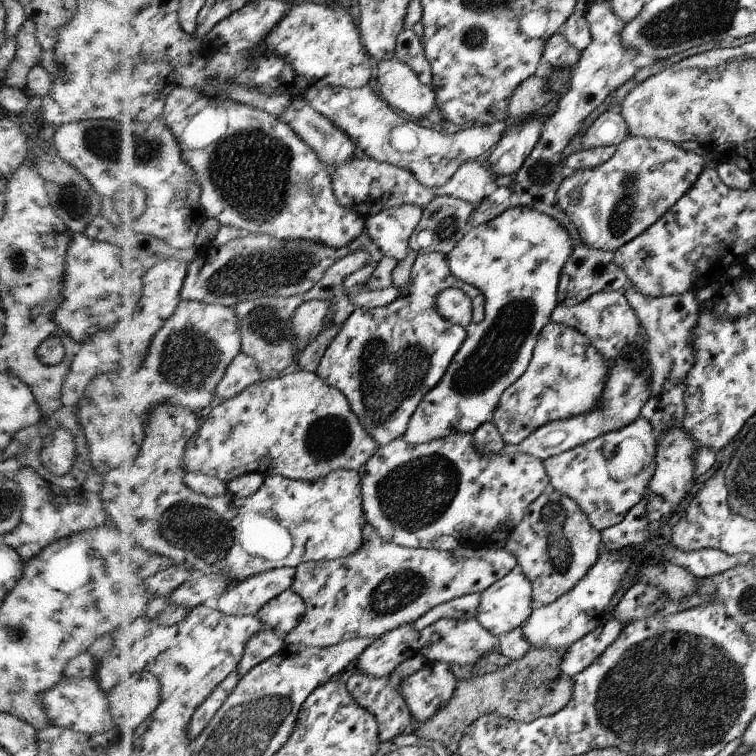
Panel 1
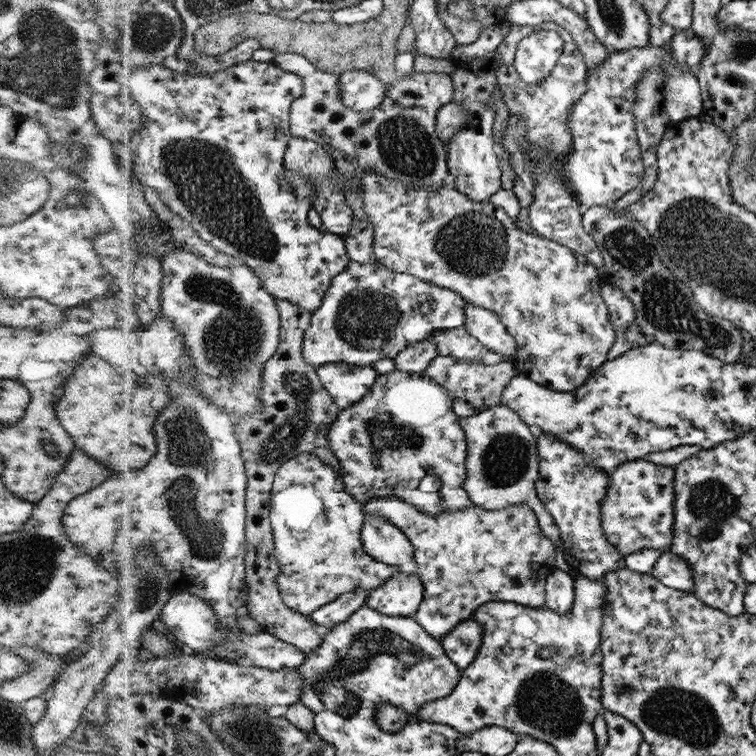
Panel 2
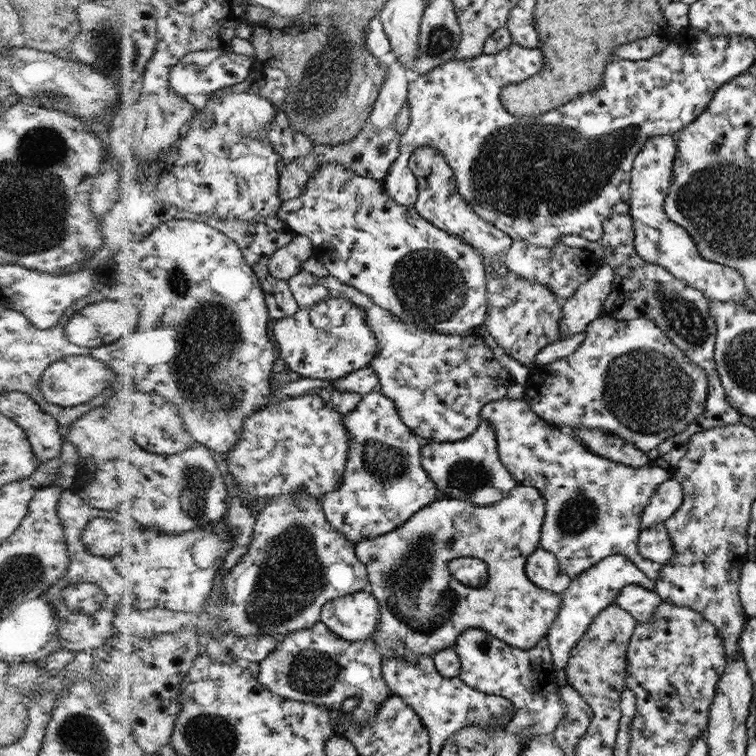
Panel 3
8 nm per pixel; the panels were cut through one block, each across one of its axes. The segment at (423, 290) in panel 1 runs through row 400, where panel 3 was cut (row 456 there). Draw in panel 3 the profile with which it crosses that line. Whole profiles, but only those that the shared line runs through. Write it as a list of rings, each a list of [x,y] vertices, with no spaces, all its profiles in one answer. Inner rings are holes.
[[[374,389],[364,395],[357,409],[344,415],[344,425],[352,434],[344,480],[335,492],[326,494],[321,503],[332,527],[356,545],[366,537],[384,535],[401,526],[411,515],[435,502],[439,496],[434,481],[421,465],[421,440],[403,423],[391,397]]]

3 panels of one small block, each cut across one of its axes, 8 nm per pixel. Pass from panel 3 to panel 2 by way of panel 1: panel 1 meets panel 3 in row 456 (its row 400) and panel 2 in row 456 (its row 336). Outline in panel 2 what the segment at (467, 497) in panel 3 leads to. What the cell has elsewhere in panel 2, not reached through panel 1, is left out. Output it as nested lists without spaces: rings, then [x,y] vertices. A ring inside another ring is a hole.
[[[502,405],[460,419],[461,428],[465,428],[464,436],[467,440],[464,481],[469,500],[479,508],[488,510],[501,510],[513,504],[528,505],[535,512],[544,535],[556,545],[555,569],[569,572],[571,566],[565,560],[558,525],[544,507],[535,489],[539,479],[539,456],[535,431],[530,429],[511,409]]]

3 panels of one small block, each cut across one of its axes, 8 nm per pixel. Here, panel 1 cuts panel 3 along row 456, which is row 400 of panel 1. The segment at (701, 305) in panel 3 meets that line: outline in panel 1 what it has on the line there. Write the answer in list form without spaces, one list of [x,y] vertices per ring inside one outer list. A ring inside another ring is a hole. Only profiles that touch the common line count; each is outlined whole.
[[[627,282],[623,293],[640,321],[642,335],[649,342],[645,360],[651,367],[650,397],[639,416],[650,422],[659,442],[658,436],[671,425],[680,426],[684,417],[684,380],[694,361],[690,330],[696,325],[699,306],[695,292],[692,291],[680,295],[650,297]]]

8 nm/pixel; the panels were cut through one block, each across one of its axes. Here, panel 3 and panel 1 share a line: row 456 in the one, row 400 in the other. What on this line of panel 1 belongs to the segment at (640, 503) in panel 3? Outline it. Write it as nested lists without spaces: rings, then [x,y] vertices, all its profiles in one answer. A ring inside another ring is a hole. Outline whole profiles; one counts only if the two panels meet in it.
[[[550,320],[540,330],[528,368],[513,385],[504,390],[492,414],[491,421],[500,431],[501,440],[516,445],[548,422],[596,409],[602,400],[610,369],[587,336]]]

